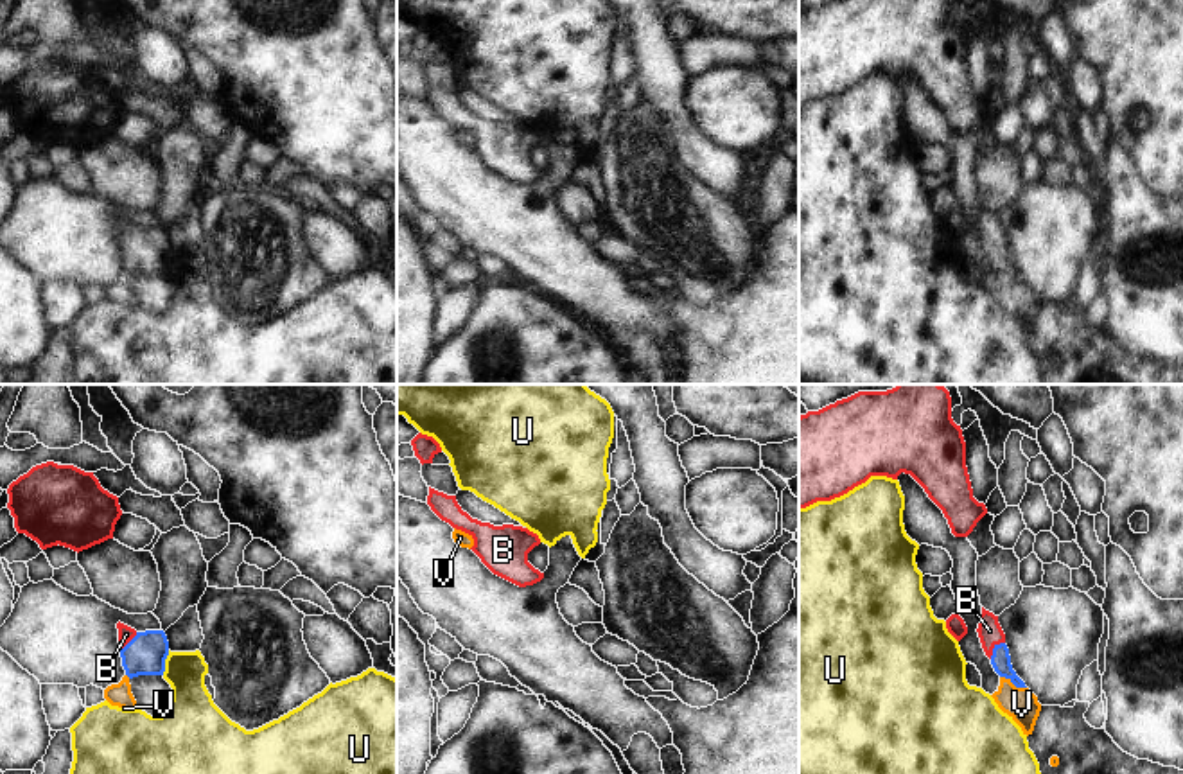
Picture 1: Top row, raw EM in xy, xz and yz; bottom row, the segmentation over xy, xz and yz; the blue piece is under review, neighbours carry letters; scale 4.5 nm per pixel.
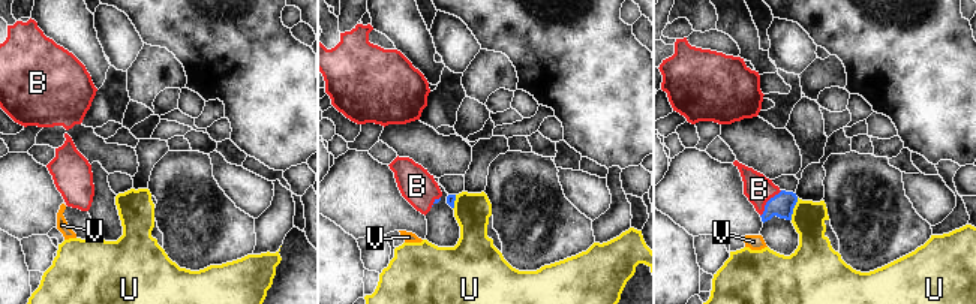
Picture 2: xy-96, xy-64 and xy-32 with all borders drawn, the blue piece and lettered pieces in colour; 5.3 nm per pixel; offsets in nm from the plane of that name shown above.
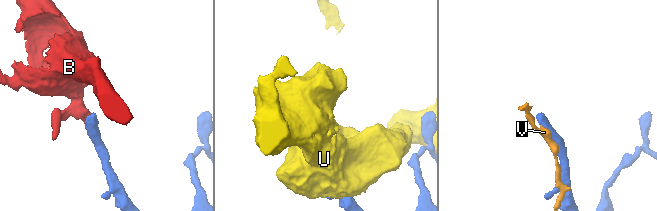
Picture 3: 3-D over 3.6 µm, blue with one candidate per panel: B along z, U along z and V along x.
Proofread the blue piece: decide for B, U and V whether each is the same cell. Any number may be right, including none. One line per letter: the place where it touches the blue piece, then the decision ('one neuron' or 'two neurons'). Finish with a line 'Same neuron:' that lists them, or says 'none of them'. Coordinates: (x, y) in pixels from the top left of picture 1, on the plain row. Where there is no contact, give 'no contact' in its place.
B: yz (993, 246) | one neuron
U: xy (164, 261) | two neurons
V: yz (1013, 281) | two neurons
Same neuron: B

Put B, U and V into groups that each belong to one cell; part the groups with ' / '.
B / U / V

